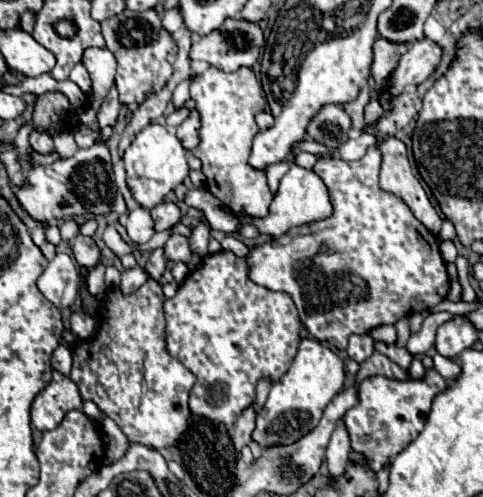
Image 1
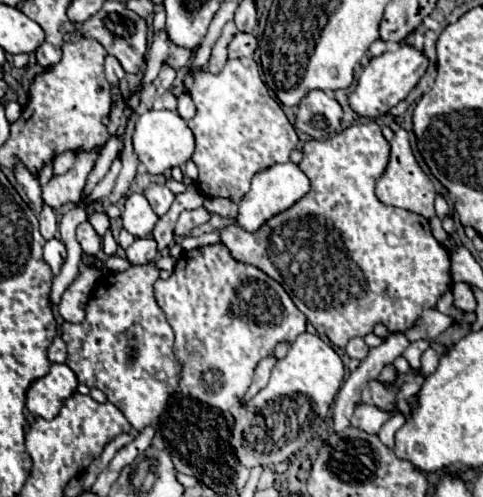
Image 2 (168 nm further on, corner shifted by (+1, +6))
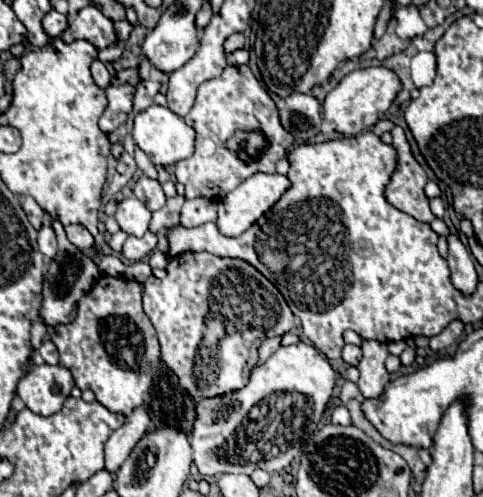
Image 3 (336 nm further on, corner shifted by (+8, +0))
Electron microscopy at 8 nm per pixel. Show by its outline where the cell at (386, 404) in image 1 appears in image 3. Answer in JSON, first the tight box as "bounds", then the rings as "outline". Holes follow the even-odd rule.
{"bounds":[332,405,352,425],"outline":[[[340,405],[340,407],[334,409],[334,413],[332,413],[332,423],[334,423],[334,425],[350,425],[350,423],[352,423],[350,413],[348,413],[348,409],[346,409],[344,405]]]}

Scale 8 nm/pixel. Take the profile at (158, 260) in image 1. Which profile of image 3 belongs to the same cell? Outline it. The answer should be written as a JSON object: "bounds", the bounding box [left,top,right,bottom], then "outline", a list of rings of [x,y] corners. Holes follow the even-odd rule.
{"bounds":[150,195,186,235],"outline":[[[176,195],[176,197],[168,199],[162,209],[154,211],[152,213],[152,221],[150,221],[150,231],[154,235],[158,235],[158,233],[166,233],[168,229],[176,227],[178,225],[178,217],[180,217],[180,209],[182,209],[184,201],[186,201],[184,195]]]}

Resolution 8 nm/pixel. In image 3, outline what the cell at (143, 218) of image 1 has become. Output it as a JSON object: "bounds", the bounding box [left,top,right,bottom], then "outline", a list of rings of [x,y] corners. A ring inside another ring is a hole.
{"bounds":[116,197,150,237],"outline":[[[128,197],[128,199],[124,199],[124,201],[118,203],[116,221],[118,221],[118,225],[120,225],[120,229],[124,233],[140,237],[140,235],[144,235],[148,231],[150,211],[136,197]]]}

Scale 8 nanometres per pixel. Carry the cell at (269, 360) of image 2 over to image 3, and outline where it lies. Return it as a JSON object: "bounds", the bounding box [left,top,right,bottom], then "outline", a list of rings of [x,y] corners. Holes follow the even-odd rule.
{"bounds":[258,337,280,363],"outline":[[[268,337],[268,339],[264,339],[264,343],[258,349],[258,363],[264,363],[264,359],[268,359],[278,347],[280,347],[280,337]]]}

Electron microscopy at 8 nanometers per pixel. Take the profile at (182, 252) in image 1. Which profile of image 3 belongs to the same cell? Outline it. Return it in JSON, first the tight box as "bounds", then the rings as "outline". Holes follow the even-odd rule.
{"bounds":[180,197,216,227],"outline":[[[200,197],[200,199],[190,199],[184,203],[180,213],[182,227],[198,227],[208,221],[216,221],[216,201]]]}

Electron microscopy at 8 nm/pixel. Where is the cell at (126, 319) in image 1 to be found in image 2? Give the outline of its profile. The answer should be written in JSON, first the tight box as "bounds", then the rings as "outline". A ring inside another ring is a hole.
{"bounds":[61,263,179,431],"outline":[[[153,263],[133,265],[123,273],[107,273],[99,279],[97,289],[87,303],[85,321],[79,325],[61,325],[61,339],[67,345],[67,365],[75,371],[79,383],[101,389],[137,431],[159,419],[171,391],[179,387],[179,363],[173,355],[173,329],[153,297],[153,283],[157,279],[159,269]]]}

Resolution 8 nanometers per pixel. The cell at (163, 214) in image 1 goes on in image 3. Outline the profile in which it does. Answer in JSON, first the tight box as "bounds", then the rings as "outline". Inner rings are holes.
{"bounds":[134,175,166,211],"outline":[[[142,175],[136,181],[134,195],[148,207],[148,211],[158,211],[166,203],[166,195],[164,195],[160,183],[154,181],[154,179],[148,179],[146,175]]]}

